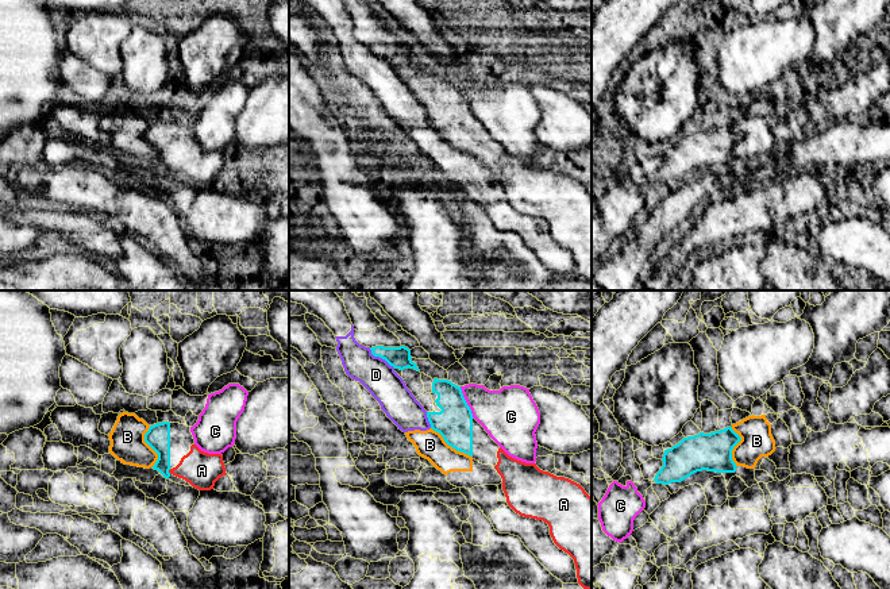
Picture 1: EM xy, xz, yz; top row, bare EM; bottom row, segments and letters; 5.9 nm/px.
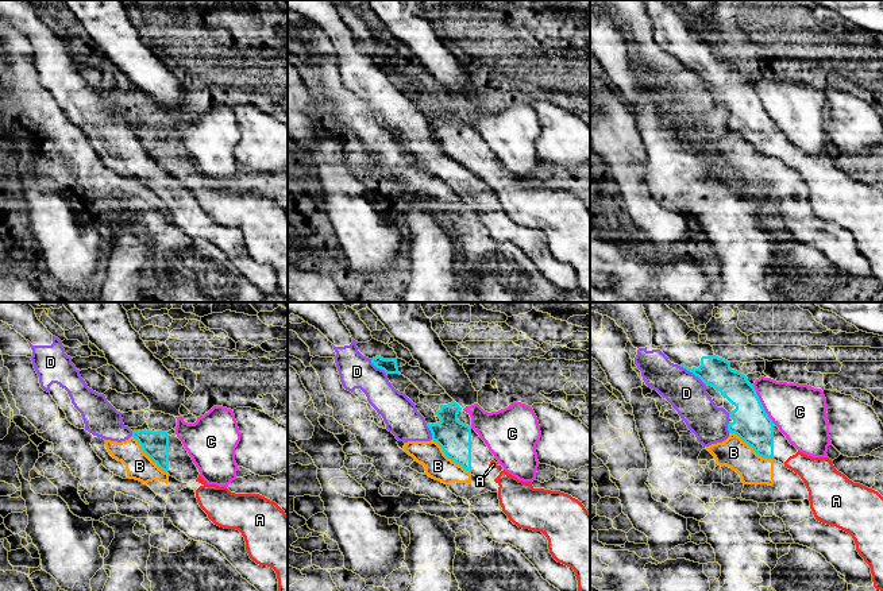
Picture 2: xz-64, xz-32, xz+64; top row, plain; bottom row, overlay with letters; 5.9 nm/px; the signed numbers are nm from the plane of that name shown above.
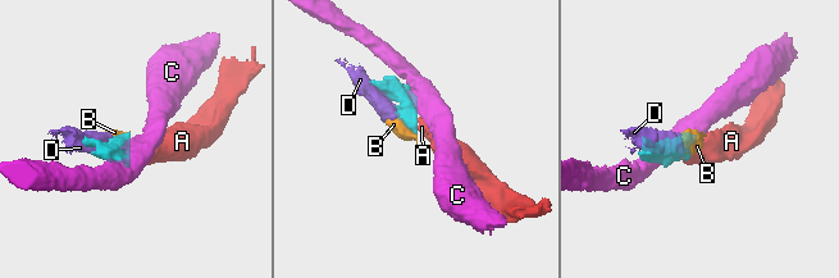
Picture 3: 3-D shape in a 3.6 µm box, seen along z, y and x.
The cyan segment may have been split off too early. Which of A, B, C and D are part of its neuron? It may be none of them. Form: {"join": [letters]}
{"join": ["A"]}

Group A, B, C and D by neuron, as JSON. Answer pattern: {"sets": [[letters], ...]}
{"sets": [["A"], ["B", "D"], ["C"]]}

